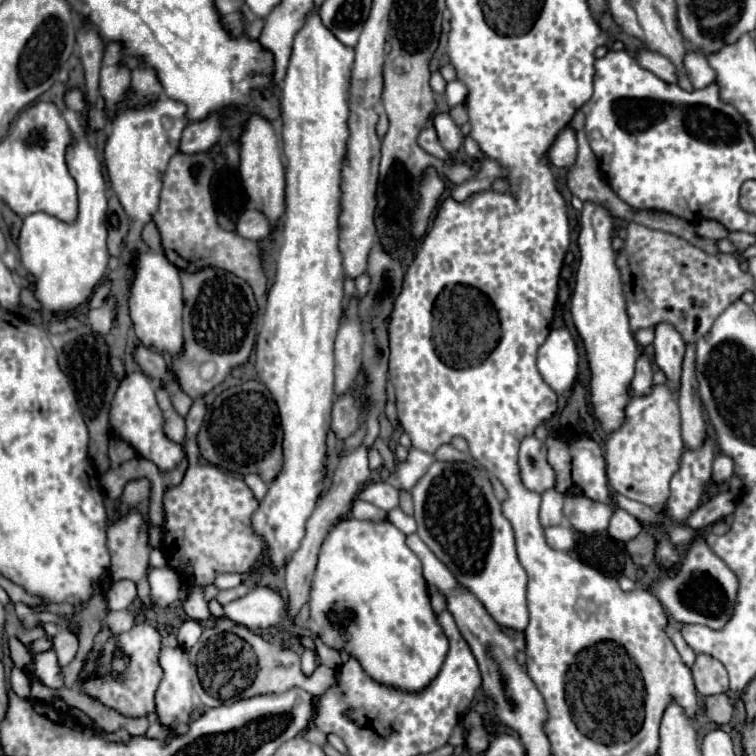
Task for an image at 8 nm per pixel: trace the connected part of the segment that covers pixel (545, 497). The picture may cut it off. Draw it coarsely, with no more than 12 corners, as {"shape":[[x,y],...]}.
{"shape":[[553,488],[541,494],[543,528],[563,522],[563,496]]}

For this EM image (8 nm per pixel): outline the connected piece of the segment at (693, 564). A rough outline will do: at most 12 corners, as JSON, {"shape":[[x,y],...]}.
{"shape":[[697,538],[653,594],[681,624],[723,628],[739,580]]}

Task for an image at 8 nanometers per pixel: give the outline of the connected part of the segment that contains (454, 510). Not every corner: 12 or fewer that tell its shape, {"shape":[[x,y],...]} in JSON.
{"shape":[[435,460],[417,534],[499,626],[527,574],[487,470]]}

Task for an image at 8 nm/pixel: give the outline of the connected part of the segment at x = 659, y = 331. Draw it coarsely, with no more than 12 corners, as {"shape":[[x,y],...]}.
{"shape":[[655,326],[655,362],[679,388],[685,342],[677,328]]}

